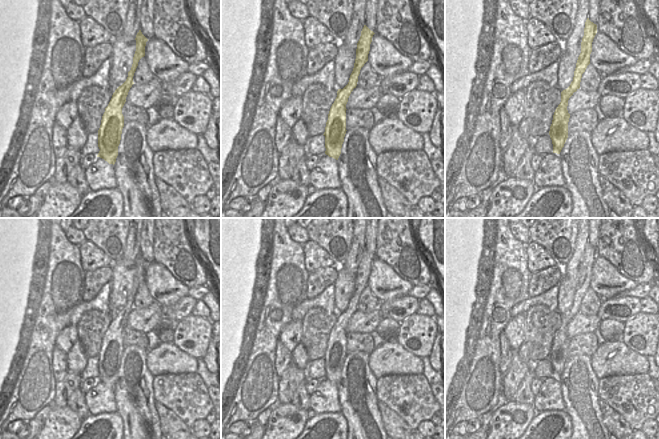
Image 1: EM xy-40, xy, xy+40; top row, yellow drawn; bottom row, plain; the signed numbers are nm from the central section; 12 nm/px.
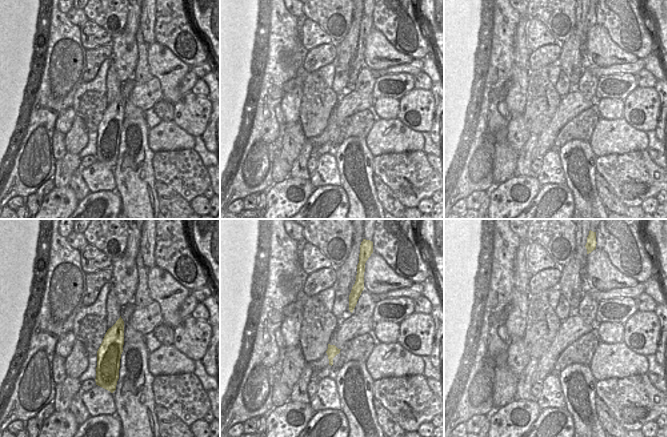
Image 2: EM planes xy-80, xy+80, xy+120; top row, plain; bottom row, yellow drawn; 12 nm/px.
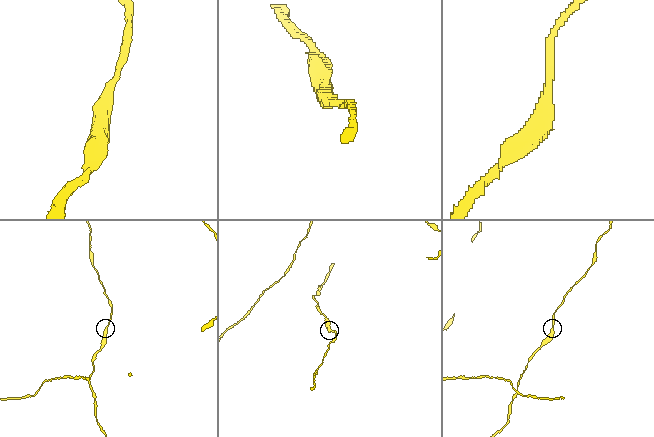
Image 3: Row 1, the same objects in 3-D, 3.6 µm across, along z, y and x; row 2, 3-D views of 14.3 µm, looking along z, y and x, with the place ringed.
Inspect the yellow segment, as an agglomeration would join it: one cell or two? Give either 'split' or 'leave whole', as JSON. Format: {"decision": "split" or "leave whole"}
{"decision": "split"}

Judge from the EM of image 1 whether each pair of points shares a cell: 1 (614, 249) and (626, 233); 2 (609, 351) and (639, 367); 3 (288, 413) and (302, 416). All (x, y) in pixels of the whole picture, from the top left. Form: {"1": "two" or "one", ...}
{"1": "one", "2": "one", "3": "one"}

